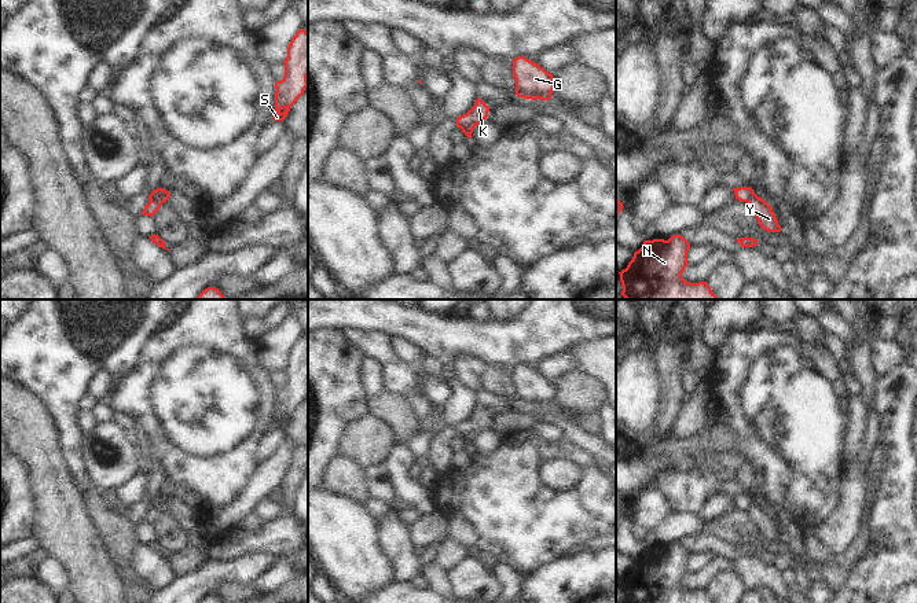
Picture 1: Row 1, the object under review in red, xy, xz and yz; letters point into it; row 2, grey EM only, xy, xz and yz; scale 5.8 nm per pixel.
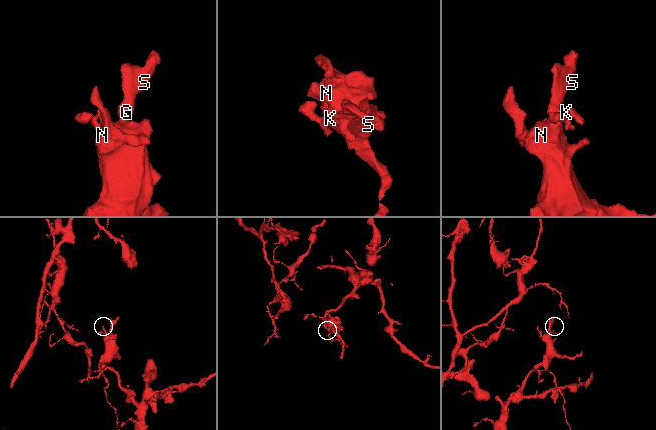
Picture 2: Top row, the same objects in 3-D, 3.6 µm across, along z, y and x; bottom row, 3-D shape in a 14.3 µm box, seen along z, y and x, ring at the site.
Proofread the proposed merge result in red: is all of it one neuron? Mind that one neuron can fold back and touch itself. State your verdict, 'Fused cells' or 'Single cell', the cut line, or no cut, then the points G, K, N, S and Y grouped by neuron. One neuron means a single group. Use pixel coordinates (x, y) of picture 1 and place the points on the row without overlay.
Fused cells. Split along xy (167, 506), (150, 508). Groups: G K N S / Y

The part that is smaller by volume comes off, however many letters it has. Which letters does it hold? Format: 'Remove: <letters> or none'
Remove: Y

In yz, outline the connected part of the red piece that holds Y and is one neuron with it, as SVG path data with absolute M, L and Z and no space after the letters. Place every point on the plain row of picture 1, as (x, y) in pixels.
M753 501L747 511L763 537L769 540L781 540L781 533L778 532L773 515L764 507Z

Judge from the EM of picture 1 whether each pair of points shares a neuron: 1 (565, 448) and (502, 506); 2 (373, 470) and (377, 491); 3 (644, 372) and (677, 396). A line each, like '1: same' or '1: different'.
1: same
2: same
3: different

